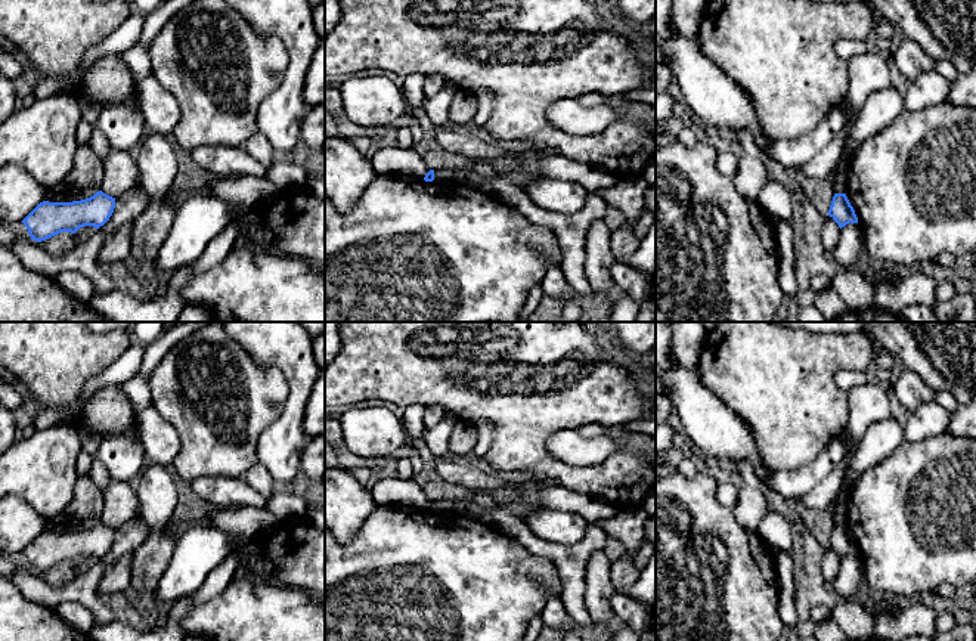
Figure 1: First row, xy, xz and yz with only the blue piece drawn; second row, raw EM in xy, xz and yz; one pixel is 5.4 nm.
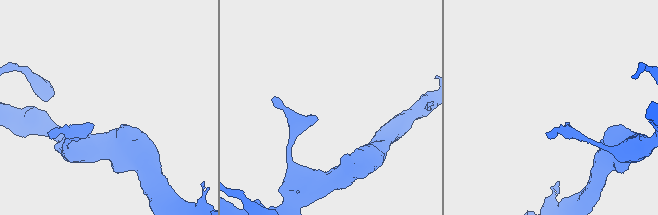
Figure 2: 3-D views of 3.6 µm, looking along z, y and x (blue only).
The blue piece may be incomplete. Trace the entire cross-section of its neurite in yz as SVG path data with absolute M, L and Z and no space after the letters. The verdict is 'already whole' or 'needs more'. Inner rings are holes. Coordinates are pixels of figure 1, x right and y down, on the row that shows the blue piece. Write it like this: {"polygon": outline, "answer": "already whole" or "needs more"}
{"polygon": "M834 193L828 216L839 224L840 229L849 223L858 223L858 217L846 193Z", "answer": "already whole"}

